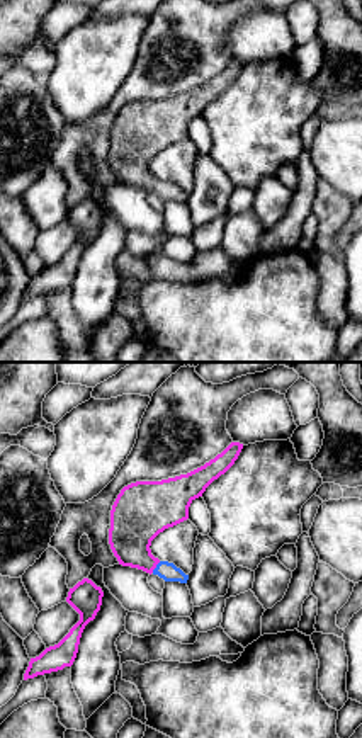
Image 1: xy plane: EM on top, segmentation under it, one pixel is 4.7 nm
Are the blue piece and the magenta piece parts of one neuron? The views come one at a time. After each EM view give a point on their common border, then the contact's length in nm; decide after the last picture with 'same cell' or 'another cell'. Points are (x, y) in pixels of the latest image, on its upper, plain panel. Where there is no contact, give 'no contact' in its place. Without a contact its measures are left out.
meets blue at (157, 186); contact 70 nm long

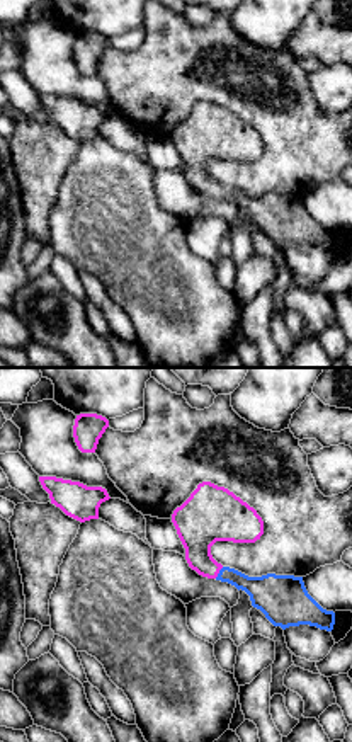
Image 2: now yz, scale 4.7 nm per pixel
meets blue at (220, 191); contact 70 nm long

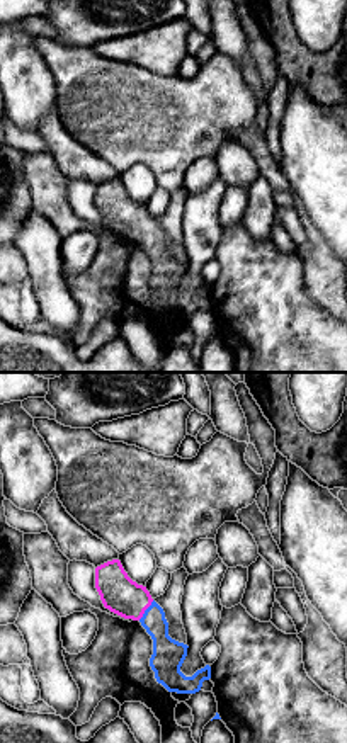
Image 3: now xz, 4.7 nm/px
meets blue at (145, 230); contact 120 nm long

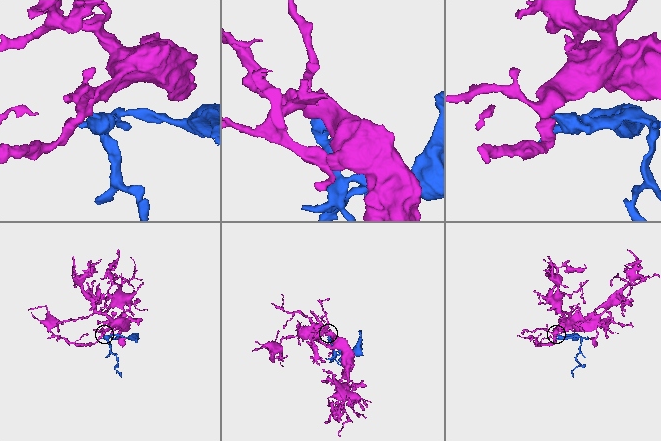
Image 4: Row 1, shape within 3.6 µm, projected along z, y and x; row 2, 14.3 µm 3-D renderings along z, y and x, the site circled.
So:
same cell

